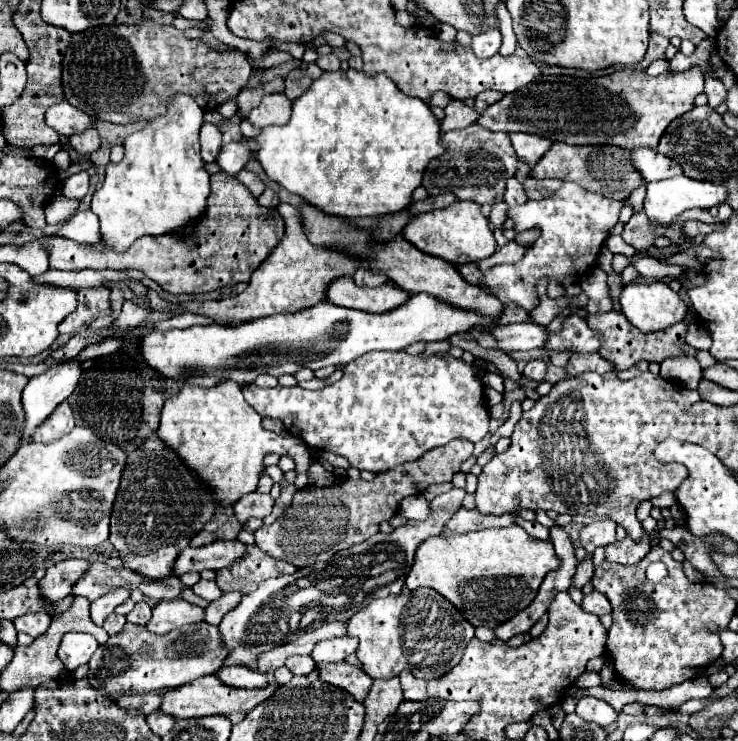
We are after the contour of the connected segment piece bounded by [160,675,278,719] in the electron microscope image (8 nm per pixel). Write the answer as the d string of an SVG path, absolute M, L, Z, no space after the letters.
M216 675L200 677L188 685L182 685L180 689L170 689L164 693L164 701L160 705L160 711L166 715L172 715L174 719L190 719L190 717L206 717L206 715L228 715L232 711L250 711L264 699L268 699L274 689L278 687L276 681L266 685L264 689L236 689L230 685L224 685Z

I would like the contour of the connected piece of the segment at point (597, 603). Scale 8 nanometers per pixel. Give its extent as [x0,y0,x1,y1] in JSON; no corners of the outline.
[582,591,610,617]

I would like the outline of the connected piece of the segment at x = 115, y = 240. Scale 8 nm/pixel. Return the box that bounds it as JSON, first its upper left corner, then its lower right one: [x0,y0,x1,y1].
[92,95,210,251]

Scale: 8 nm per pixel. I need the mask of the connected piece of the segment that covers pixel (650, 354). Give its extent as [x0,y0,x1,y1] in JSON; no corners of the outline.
[586,311,686,369]

